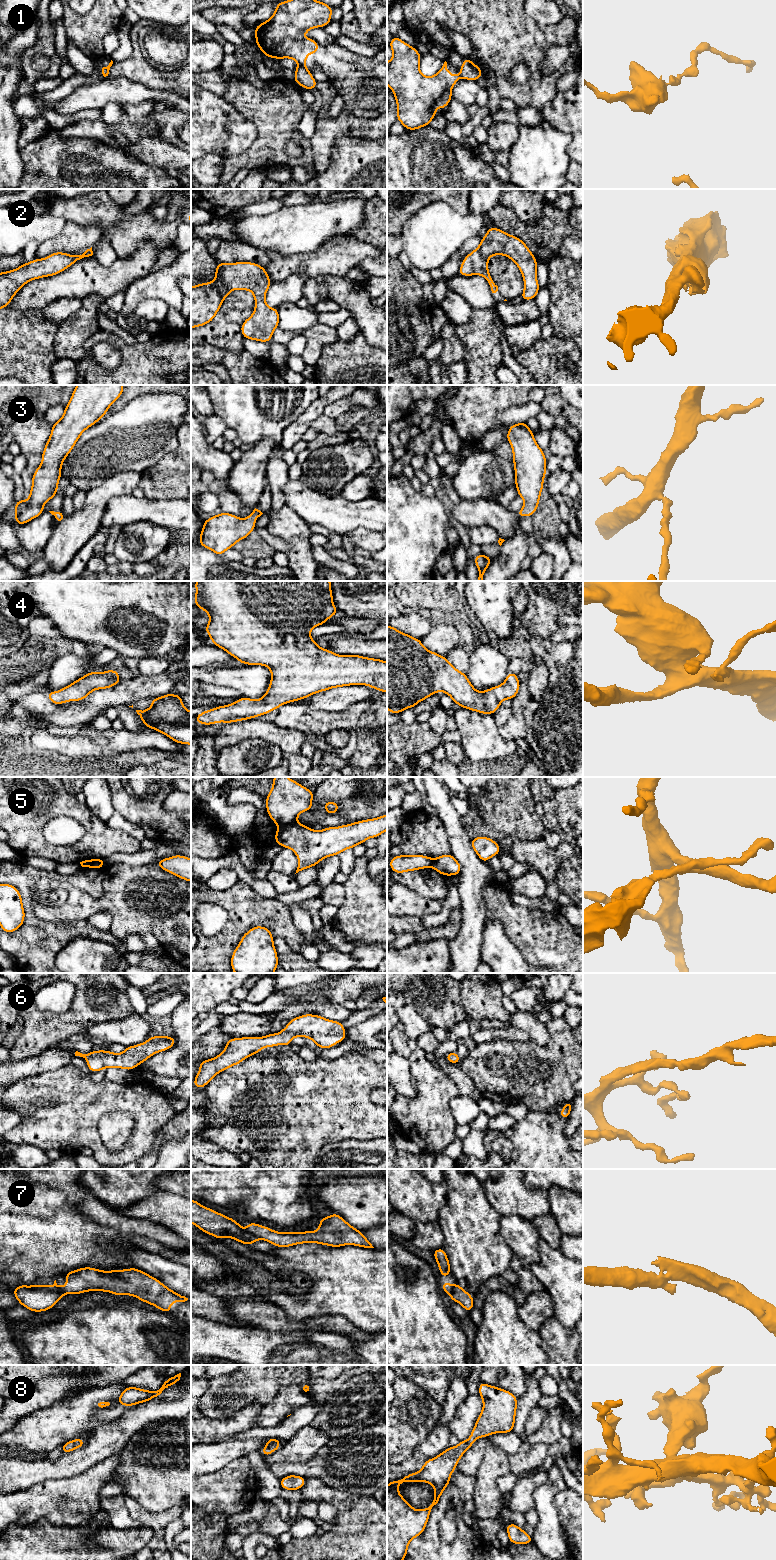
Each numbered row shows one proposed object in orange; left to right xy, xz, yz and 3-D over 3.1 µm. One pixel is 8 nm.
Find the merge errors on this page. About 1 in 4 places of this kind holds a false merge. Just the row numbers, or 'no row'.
1, 5, 7

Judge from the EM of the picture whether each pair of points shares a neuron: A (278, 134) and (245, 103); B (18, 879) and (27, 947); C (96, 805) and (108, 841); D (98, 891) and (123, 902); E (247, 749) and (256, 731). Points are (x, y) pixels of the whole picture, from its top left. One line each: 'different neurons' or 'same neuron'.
A: same neuron
B: same neuron
C: different neurons
D: different neurons
E: different neurons

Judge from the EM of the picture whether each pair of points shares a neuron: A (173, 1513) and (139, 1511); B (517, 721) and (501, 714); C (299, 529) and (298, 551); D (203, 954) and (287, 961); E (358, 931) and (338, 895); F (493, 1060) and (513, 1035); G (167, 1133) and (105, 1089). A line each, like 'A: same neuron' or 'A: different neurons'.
A: same neuron
B: different neurons
C: same neuron
D: different neurons
E: different neurons
F: different neurons
G: different neurons

